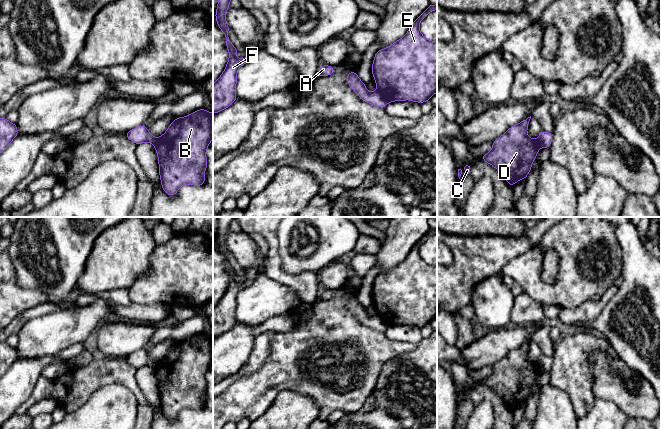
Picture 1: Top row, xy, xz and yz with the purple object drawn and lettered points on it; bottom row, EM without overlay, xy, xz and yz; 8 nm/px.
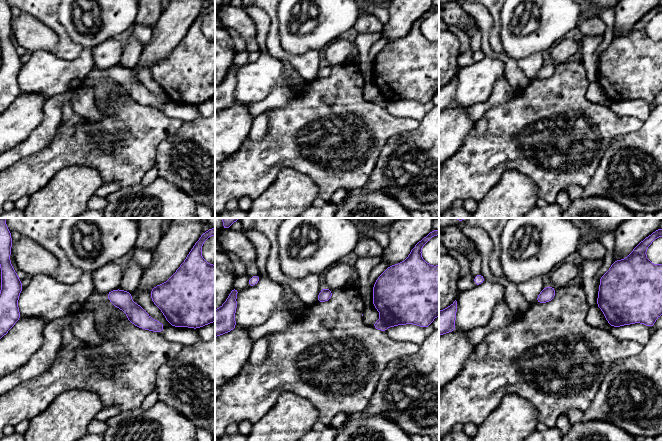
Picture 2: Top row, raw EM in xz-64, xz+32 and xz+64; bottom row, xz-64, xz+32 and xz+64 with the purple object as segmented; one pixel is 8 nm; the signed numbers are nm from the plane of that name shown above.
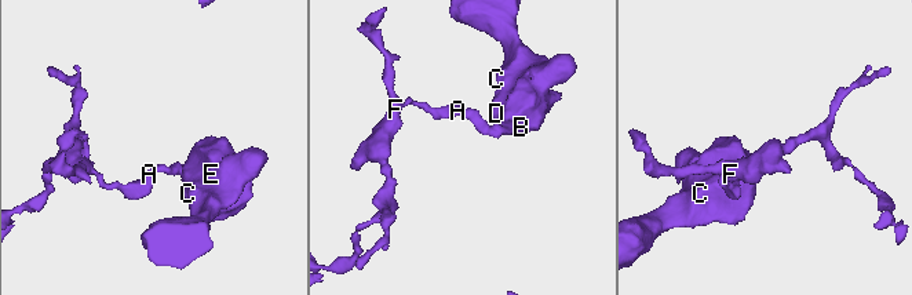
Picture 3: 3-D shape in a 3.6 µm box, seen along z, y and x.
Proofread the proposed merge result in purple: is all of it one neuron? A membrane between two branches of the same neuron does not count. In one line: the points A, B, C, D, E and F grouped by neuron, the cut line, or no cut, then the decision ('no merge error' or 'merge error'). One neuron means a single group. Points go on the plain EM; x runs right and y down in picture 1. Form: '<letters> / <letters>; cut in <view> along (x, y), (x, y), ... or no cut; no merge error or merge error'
A F / B C D E; cut in xz along (377, 314), (387, 326); merge error

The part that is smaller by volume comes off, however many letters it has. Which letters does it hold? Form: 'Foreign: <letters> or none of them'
Foreign: B, C, D, E

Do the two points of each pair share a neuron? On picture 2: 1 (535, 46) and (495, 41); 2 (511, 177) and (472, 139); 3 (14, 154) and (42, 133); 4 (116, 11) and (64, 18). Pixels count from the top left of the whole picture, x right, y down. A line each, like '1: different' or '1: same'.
1: different
2: different
3: same
4: same

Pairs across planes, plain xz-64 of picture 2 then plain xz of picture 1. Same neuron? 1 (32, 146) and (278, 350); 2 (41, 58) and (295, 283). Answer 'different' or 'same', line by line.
1: different
2: different

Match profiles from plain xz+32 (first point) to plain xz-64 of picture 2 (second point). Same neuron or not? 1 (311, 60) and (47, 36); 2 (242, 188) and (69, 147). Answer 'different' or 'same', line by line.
1: different
2: same

